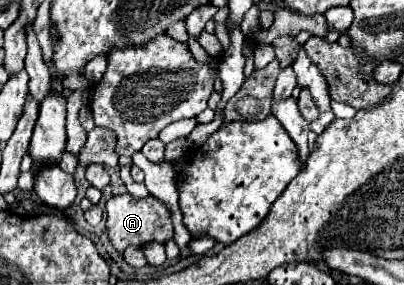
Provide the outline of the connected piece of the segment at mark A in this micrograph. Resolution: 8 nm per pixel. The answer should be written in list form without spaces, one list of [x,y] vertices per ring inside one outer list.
[[[117,195],[105,203],[105,209],[107,209],[107,231],[109,231],[109,237],[115,243],[117,251],[123,251],[127,245],[139,247],[149,241],[165,243],[167,239],[173,237],[171,215],[169,215],[167,207],[155,197],[133,199],[131,195]]]

